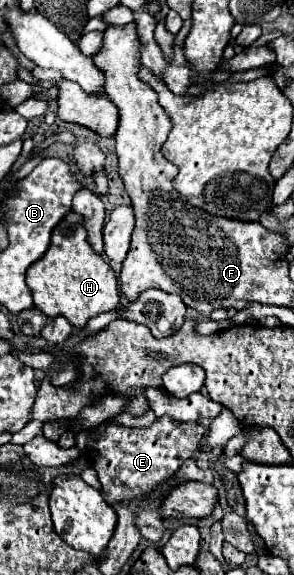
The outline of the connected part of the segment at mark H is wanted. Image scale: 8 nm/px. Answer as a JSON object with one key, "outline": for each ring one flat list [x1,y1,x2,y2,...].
{"outline":[[69,212,63,222,53,230,51,246,43,258,27,270,27,286,33,292,35,306,47,316,63,316,71,322,73,328,85,328,87,322,109,310,117,310,119,306,119,286,113,270,97,256,87,242,87,232,83,228,83,218,75,212]]}

